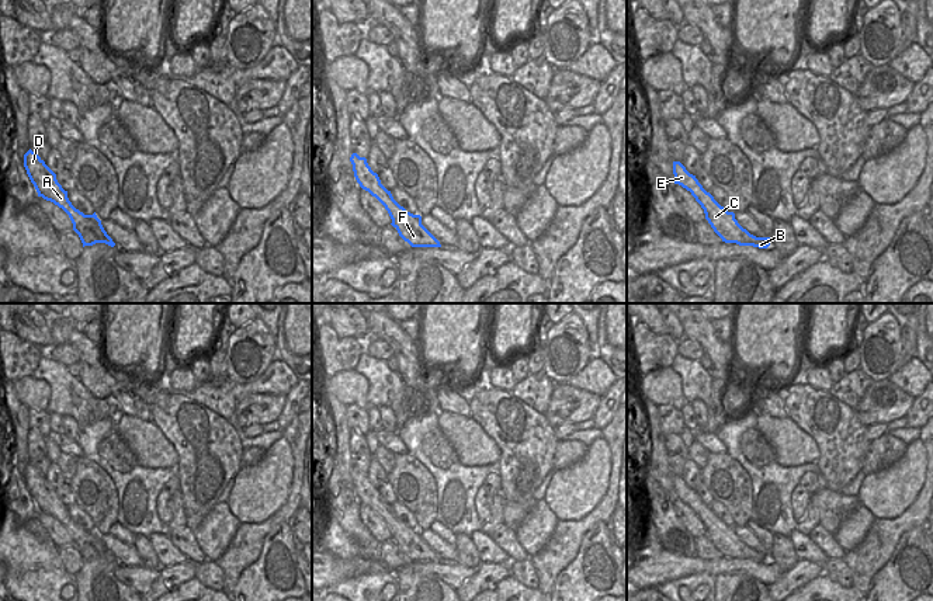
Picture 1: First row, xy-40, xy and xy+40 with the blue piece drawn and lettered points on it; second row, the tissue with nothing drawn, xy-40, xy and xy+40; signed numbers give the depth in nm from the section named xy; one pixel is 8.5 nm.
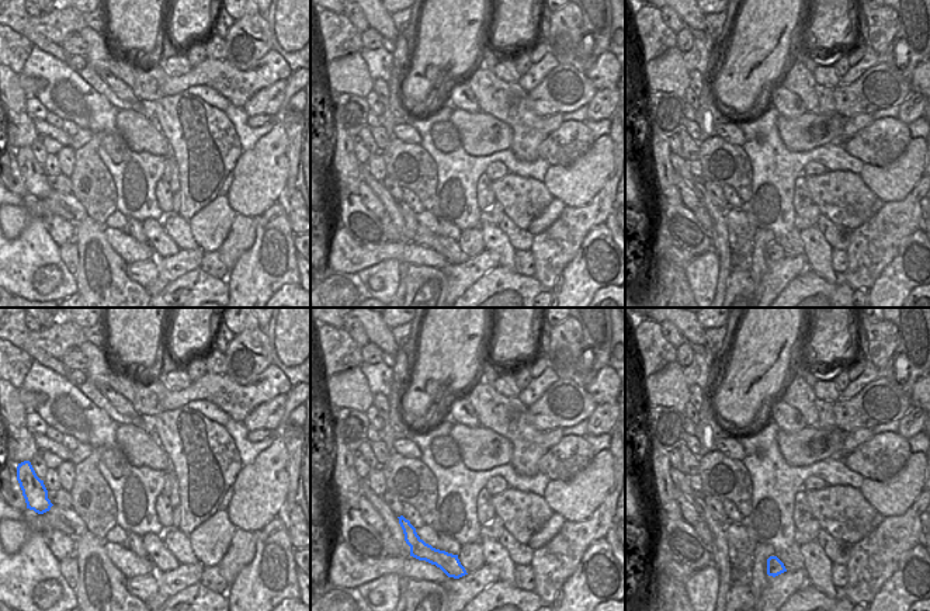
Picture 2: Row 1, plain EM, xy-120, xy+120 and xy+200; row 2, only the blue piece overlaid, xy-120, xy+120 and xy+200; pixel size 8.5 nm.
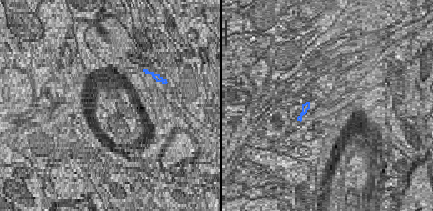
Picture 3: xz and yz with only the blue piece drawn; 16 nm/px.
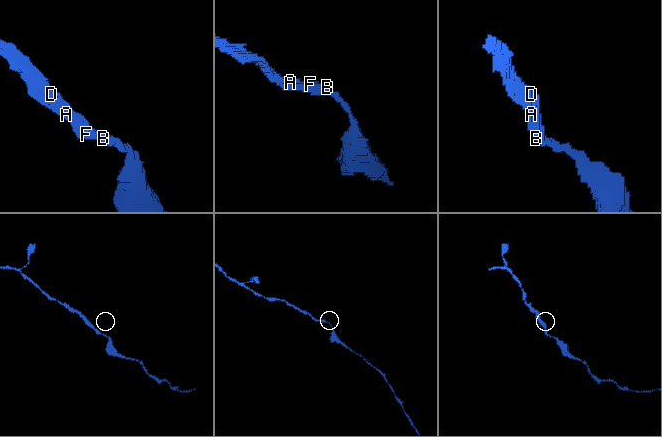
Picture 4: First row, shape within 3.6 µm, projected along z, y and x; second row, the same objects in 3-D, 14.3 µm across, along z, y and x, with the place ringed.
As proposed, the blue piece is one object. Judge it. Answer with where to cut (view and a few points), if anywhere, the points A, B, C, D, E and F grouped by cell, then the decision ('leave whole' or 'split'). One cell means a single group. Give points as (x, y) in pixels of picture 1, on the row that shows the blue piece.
no cut | A B C D E F | leave whole

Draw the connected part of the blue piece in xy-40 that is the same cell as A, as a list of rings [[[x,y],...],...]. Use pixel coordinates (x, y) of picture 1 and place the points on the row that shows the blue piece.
[[[31,149],[24,154],[24,167],[38,197],[53,202],[69,215],[73,223],[73,230],[79,235],[83,247],[96,243],[105,243],[111,247],[115,246],[112,239],[104,230],[96,212],[93,215],[84,215],[76,209],[67,198],[67,191],[58,183],[56,174]]]

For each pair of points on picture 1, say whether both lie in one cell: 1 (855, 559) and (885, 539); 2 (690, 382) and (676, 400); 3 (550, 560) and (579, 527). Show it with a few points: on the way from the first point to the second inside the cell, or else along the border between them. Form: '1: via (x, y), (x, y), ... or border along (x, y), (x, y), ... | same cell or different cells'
1: via (862, 559), (866, 559), (878, 546) | same cell
2: border along (669, 367), (680, 378), (680, 391), (686, 402) | different cells
3: via (558, 553), (566, 545), (566, 539), (571, 535) | same cell

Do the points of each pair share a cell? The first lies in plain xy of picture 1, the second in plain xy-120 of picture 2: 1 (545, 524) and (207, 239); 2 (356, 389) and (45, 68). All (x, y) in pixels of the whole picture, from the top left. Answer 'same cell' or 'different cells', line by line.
1: same cell
2: different cells

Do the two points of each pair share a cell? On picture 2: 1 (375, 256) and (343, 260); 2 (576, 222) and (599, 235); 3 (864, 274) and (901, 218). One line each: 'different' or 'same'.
1: same
2: different
3: same

